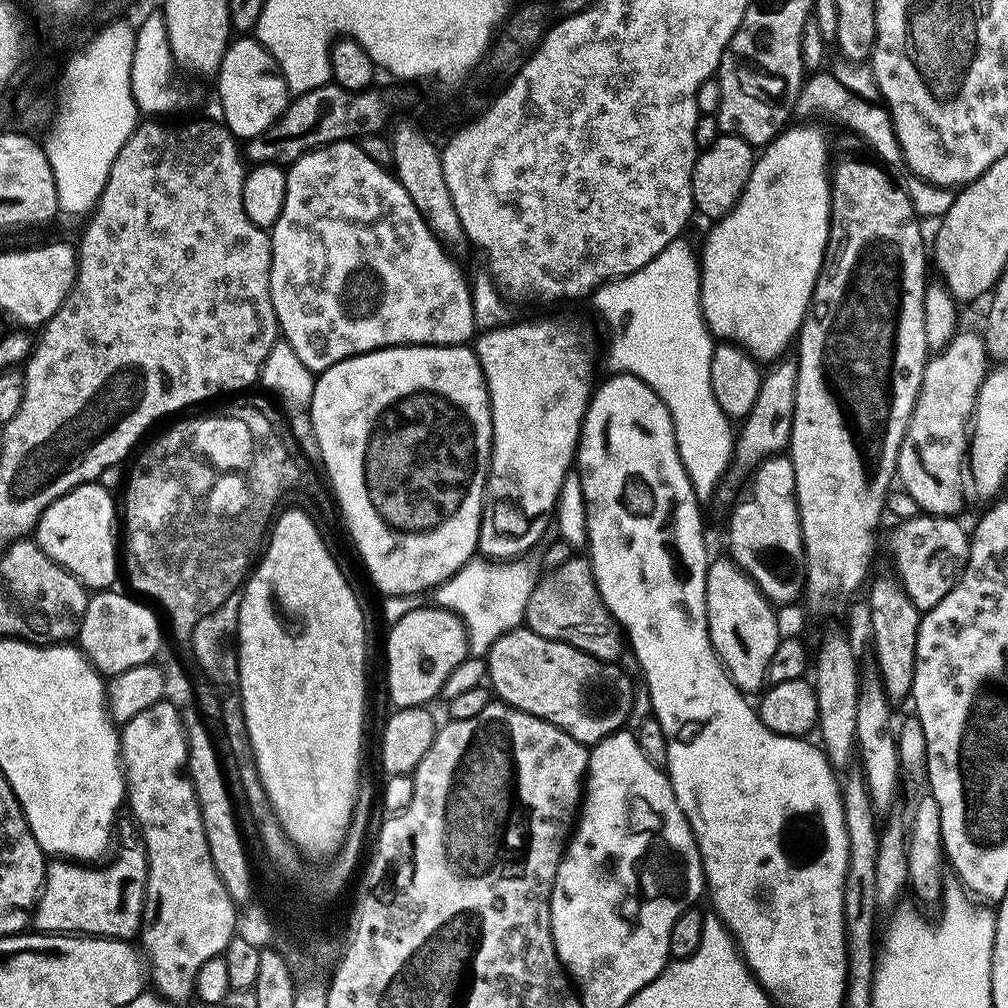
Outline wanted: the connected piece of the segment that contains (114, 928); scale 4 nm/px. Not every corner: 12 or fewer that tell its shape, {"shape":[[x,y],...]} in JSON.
{"shape":[[119,829],[105,868],[56,858],[32,913],[40,934],[132,938],[148,852]]}

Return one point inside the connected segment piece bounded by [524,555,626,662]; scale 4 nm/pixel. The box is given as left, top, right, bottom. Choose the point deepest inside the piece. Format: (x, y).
(566, 606)

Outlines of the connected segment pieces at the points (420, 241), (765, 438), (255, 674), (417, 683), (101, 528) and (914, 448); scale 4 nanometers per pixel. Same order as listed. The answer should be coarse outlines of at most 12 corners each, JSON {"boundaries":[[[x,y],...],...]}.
{"boundaries":[[[352,140],[286,168],[283,339],[319,374],[477,335],[469,277]],[[781,358],[734,440],[735,467],[755,469],[792,442],[798,370]],[[303,507],[236,627],[249,744],[309,861],[346,838],[366,617]],[[450,609],[410,610],[388,632],[396,708],[439,697],[470,655]],[[80,484],[36,524],[34,539],[89,590],[118,568],[118,504]],[[984,337],[929,355],[896,476],[921,513],[959,517]]]}

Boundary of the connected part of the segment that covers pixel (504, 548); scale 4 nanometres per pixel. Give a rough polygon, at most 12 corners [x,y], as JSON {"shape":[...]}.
{"shape":[[576,324],[481,331],[481,557],[553,523],[592,399]]}

